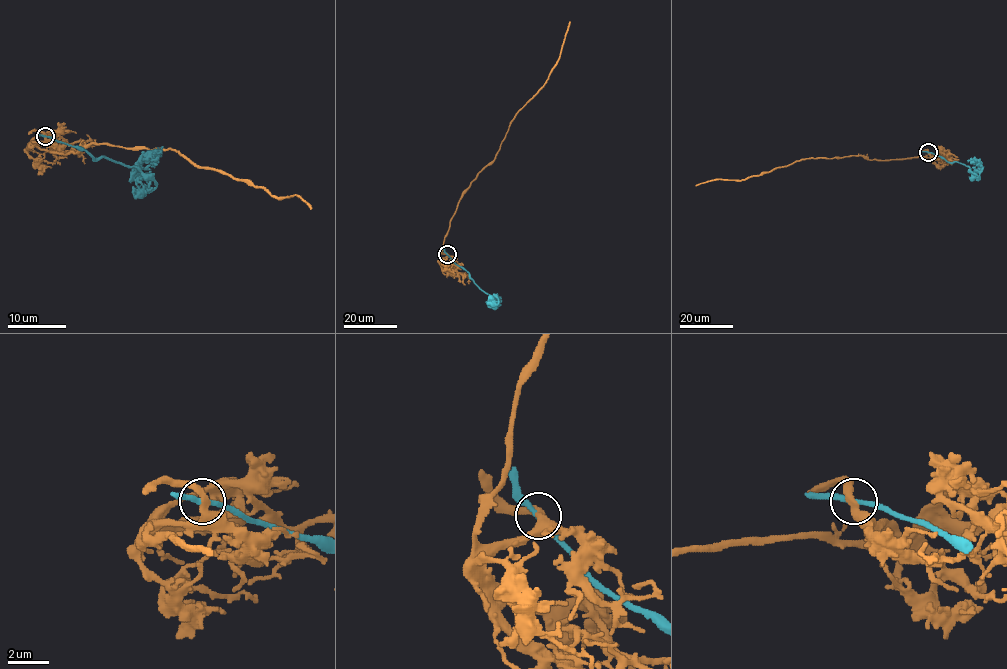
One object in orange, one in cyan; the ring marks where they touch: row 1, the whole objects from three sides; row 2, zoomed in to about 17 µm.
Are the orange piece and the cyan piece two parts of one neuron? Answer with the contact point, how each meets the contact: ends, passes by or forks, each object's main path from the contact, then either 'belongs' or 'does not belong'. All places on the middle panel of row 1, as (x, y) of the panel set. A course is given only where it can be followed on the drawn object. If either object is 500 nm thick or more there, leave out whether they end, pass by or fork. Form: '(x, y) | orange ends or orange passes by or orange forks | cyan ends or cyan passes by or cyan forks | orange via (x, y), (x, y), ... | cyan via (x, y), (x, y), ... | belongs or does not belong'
(447, 254) | orange passes by | cyan passes by | orange via (447, 254), (439, 257), (462, 193), (494, 158), (510, 122), (543, 86), (558, 59), (570, 21) | cyan via (447, 254), (492, 297), (489, 304), (501, 299) | belongs

